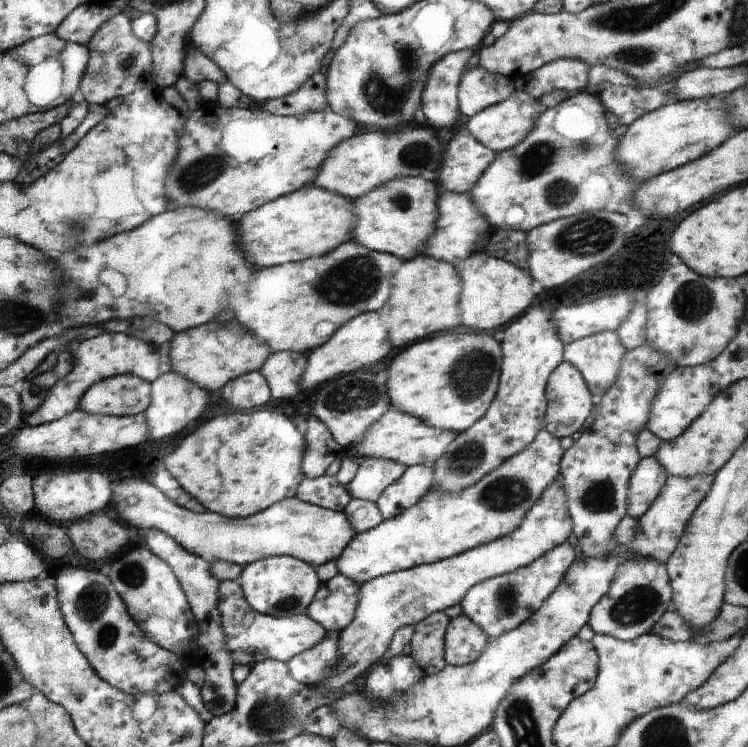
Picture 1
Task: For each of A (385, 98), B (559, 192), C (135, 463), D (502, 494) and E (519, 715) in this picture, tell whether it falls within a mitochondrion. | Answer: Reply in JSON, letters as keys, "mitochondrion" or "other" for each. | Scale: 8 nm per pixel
{"A":"mitochondrion","B":"mitochondrion","C":"other","D":"mitochondrion","E":"mitochondrion"}

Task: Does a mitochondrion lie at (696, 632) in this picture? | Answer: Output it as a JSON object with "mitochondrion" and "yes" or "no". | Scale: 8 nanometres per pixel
{"mitochondrion":"no"}

